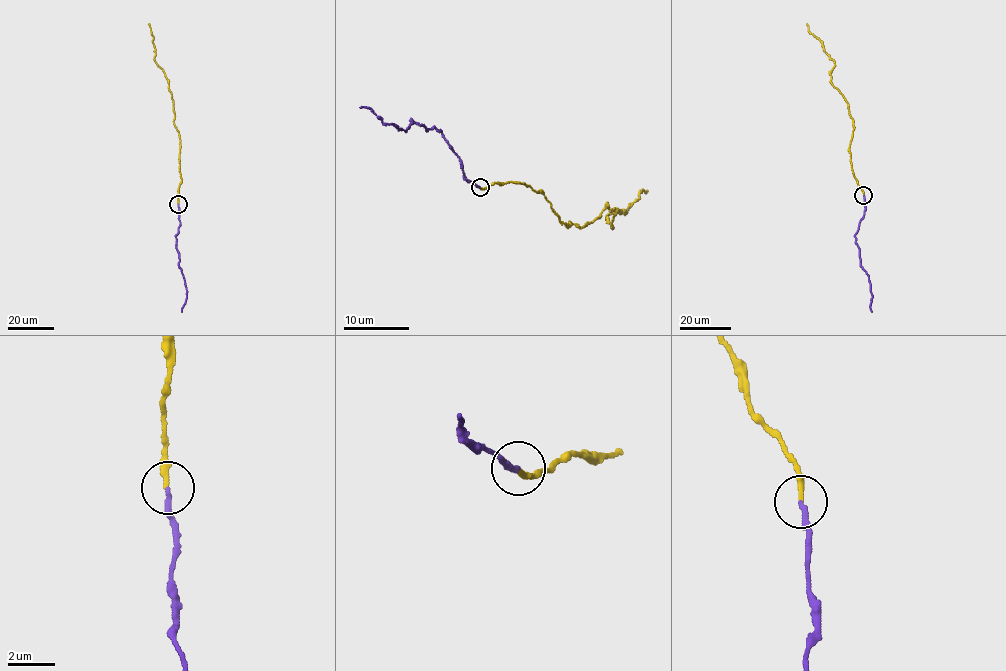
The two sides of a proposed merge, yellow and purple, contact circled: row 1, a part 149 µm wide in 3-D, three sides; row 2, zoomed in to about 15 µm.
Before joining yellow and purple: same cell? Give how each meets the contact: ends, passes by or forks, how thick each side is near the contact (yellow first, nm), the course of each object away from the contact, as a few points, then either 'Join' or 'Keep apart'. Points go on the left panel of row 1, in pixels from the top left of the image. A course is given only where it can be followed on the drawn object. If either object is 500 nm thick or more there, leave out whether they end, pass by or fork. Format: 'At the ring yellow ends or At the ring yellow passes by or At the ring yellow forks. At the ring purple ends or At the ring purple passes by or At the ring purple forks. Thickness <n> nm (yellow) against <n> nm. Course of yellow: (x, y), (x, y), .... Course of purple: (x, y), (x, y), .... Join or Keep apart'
At the ring yellow ends. At the ring purple ends. Thickness 280 nm (yellow) against 240 nm. Course of yellow: (178, 204), (182, 180), (179, 134), (174, 124), (168, 81), (155, 62), (153, 36), (148, 24). Course of purple: (178, 204), (180, 225), (176, 246), (187, 297), (181, 312). Join

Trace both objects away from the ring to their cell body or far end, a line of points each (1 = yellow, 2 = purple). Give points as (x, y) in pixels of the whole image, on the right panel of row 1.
1: (863, 195), (850, 162), (849, 145), (853, 120), (847, 101), (831, 82), (834, 61), (808, 30), (807, 24)
2: (863, 195), (865, 210), (855, 237), (861, 266), (870, 284), (872, 312)

